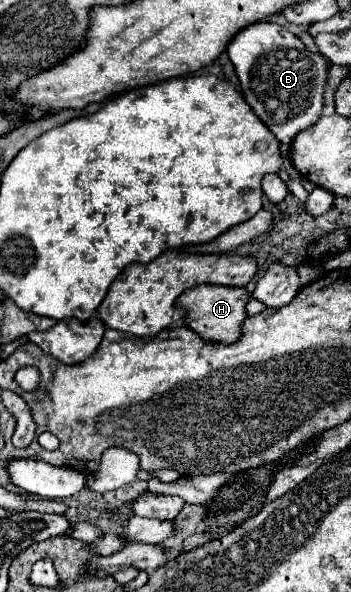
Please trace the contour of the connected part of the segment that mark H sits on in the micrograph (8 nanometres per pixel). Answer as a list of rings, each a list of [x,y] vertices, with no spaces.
[[[195,286],[187,292],[183,292],[179,298],[179,308],[185,310],[185,324],[193,332],[197,332],[203,340],[219,342],[219,344],[231,344],[241,336],[241,324],[247,318],[245,304],[249,300],[249,294],[245,288],[227,288],[227,286]]]

